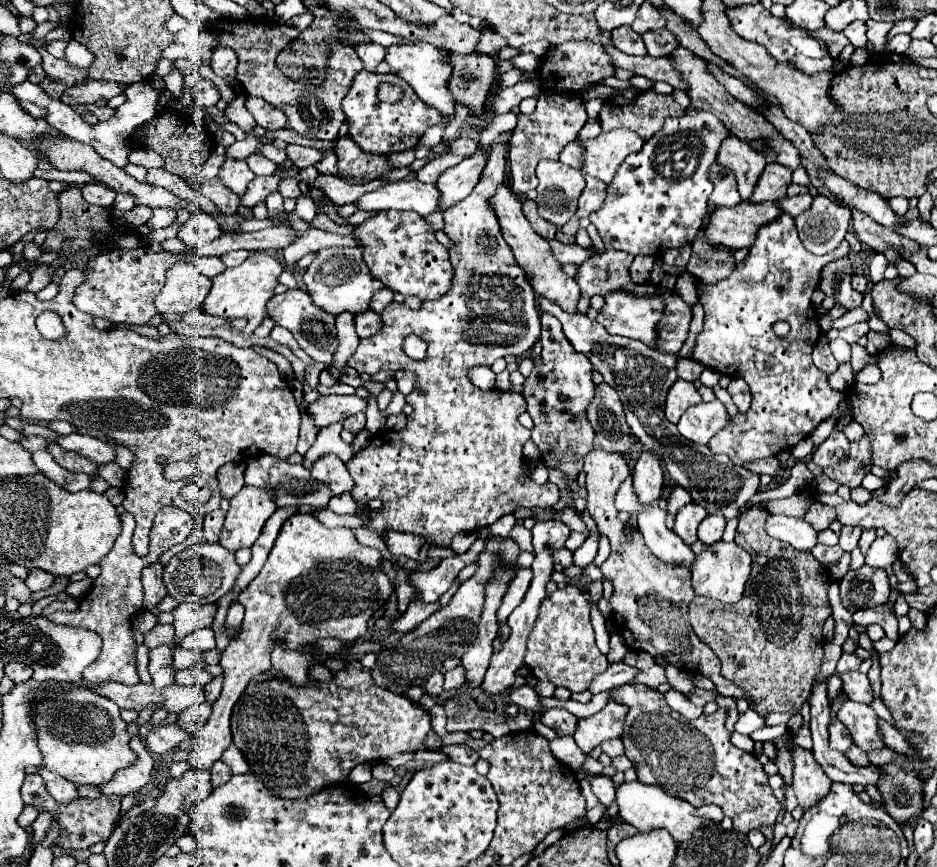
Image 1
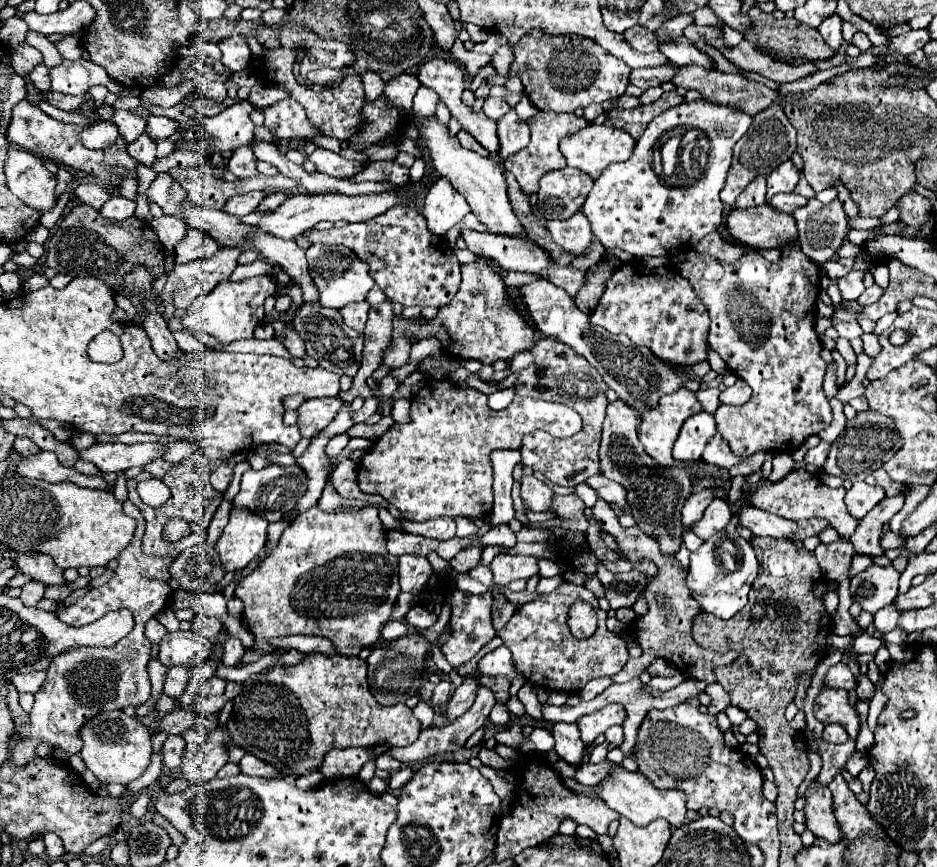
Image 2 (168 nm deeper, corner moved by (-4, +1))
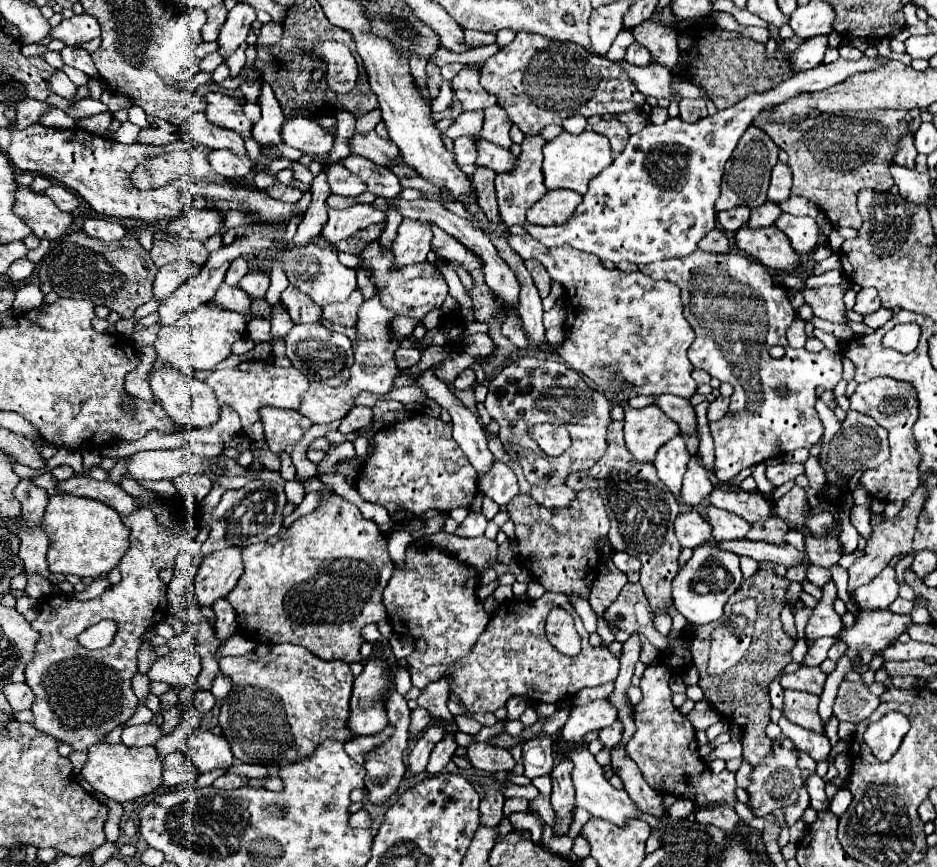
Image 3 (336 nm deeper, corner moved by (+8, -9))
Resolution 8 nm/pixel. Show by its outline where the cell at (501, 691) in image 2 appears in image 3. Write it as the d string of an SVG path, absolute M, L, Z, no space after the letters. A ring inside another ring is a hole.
M545 592L537 600L517 600L515 604L509 600L499 604L487 630L477 640L473 654L455 662L445 676L451 676L451 690L461 696L469 712L495 712L497 708L505 706L511 696L525 696L535 702L559 704L567 698L573 698L587 686L599 686L615 680L617 670L617 656L613 656L607 646L589 644L589 632L585 630L581 616L573 610L567 596ZM555 606L565 608L575 618L577 632L583 640L583 650L579 656L563 656L547 640L545 620Z

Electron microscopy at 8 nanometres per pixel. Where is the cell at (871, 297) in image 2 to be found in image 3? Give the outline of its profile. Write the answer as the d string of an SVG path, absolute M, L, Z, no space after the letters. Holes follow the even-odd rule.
M861 288L857 292L857 302L855 302L853 310L857 314L865 316L865 314L871 314L871 312L879 310L879 306L881 306L881 300L879 300L877 290L873 290L873 288Z

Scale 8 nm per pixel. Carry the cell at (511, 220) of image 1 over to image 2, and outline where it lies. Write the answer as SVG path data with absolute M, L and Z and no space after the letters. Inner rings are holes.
M437 116L419 120L417 128L419 128L423 148L427 148L427 152L429 152L433 168L443 178L447 178L461 196L465 196L473 214L485 226L489 226L491 232L495 232L495 234L519 234L519 232L523 232L523 226L519 224L517 216L511 210L511 204L507 198L507 184L505 184L503 172L499 168L499 162L495 162L493 158L483 158L475 152L461 148L457 136L451 136L447 124L439 122Z

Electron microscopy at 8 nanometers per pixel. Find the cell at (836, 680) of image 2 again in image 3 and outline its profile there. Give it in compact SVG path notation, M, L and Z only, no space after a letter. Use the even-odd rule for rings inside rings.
M801 666L797 672L781 676L781 686L791 688L791 690L803 690L809 694L821 694L825 680L827 680L827 674L821 672L819 666L815 668Z

